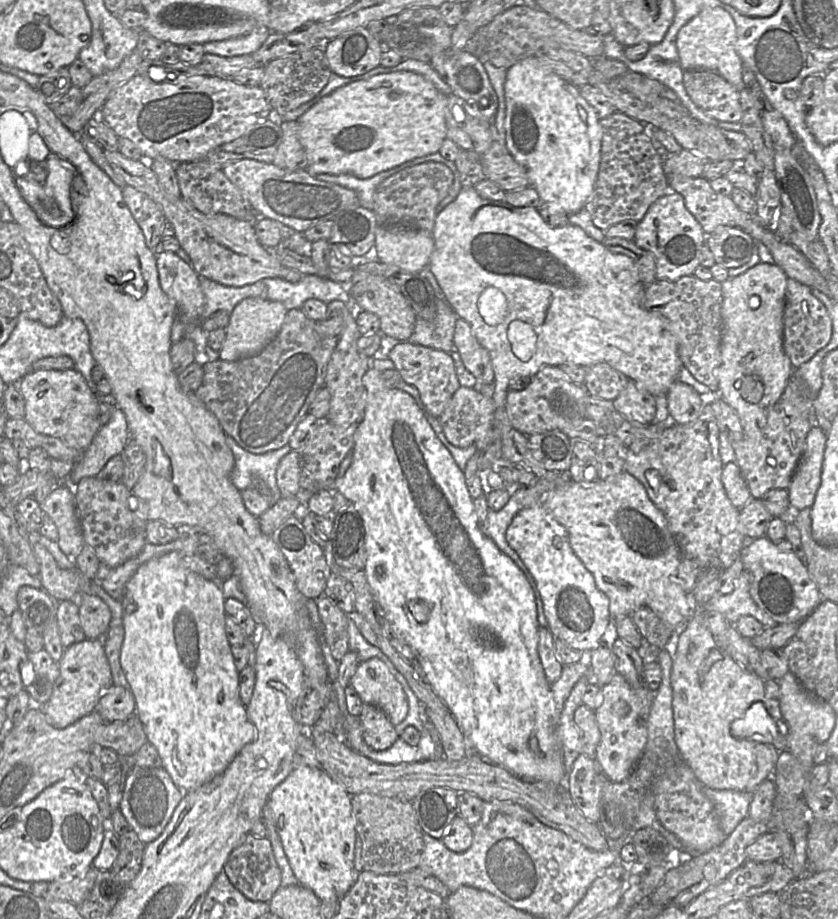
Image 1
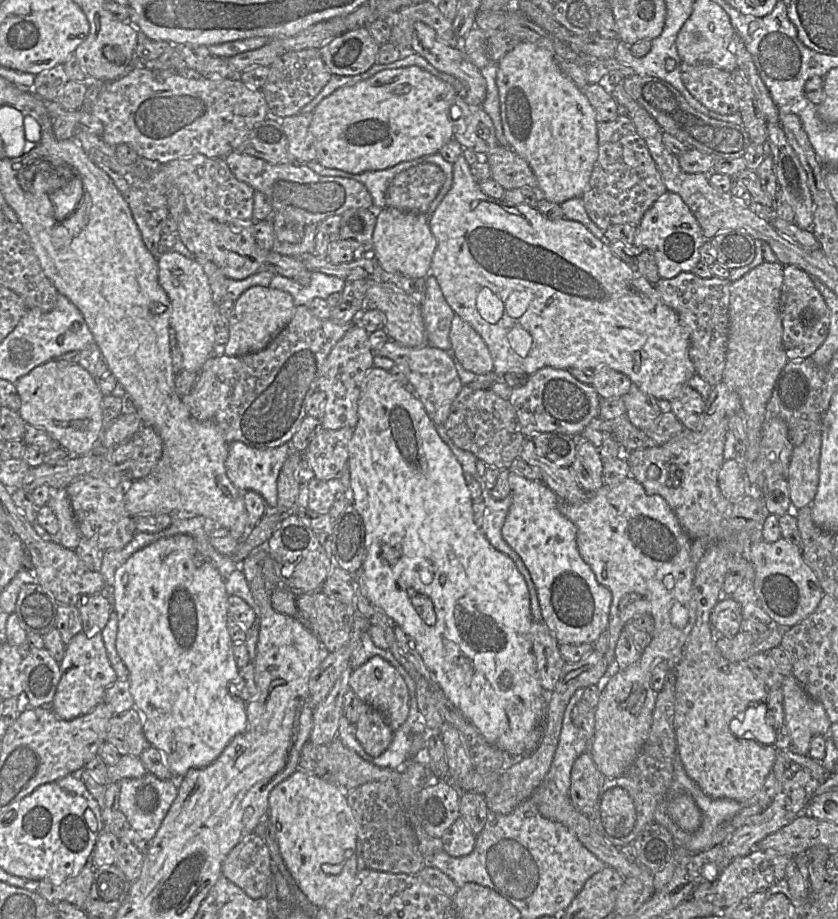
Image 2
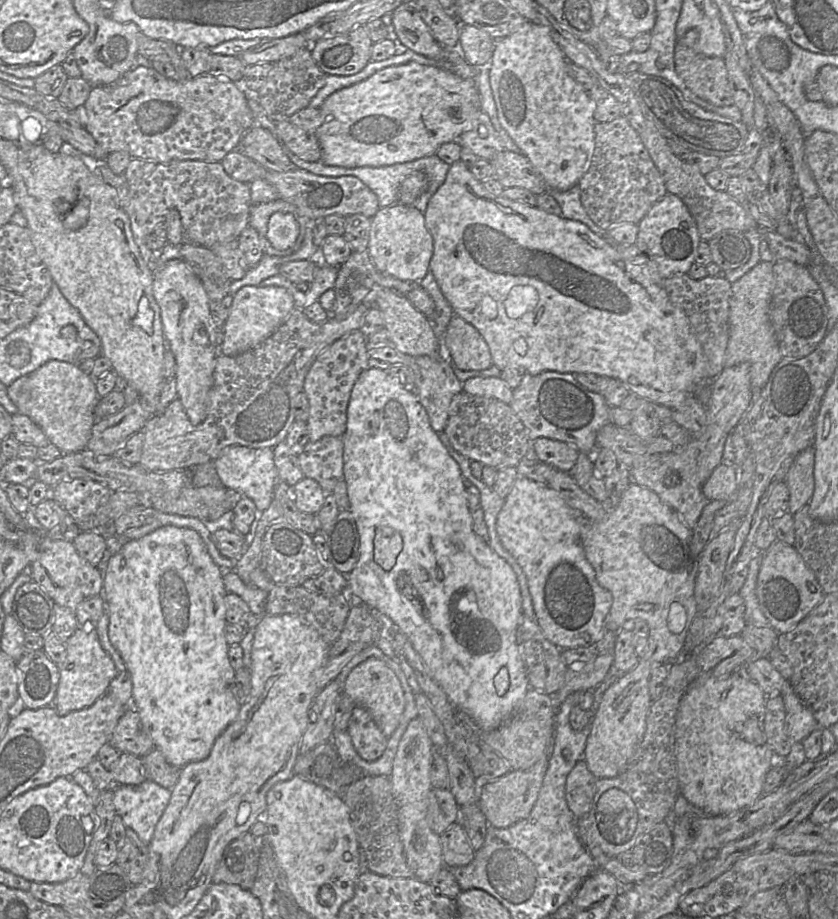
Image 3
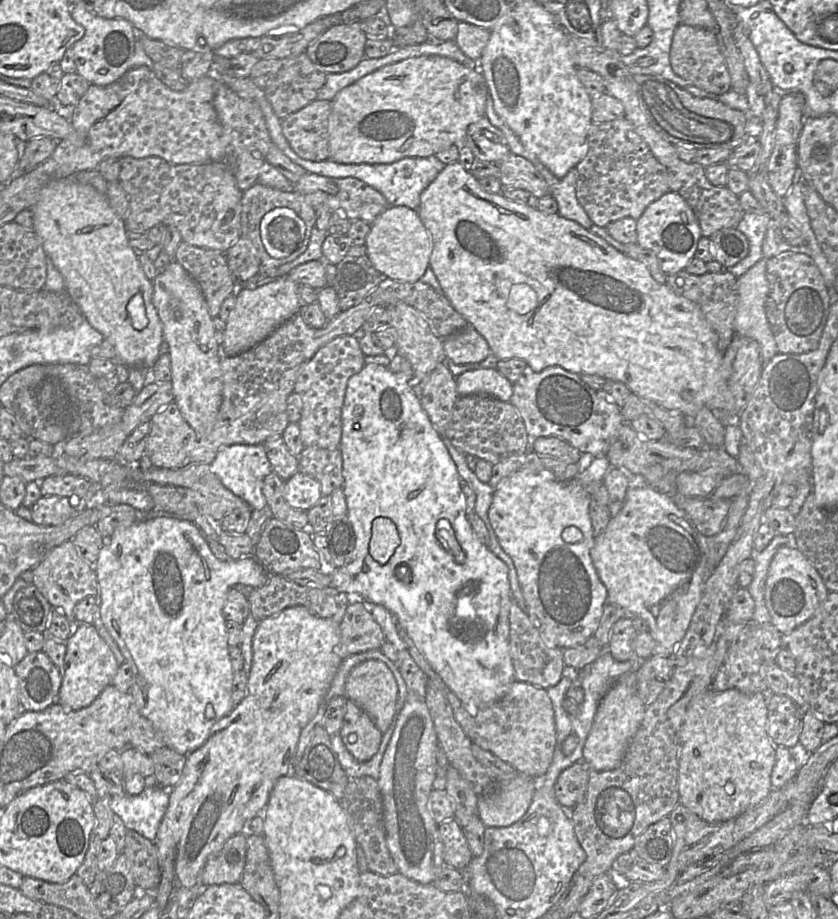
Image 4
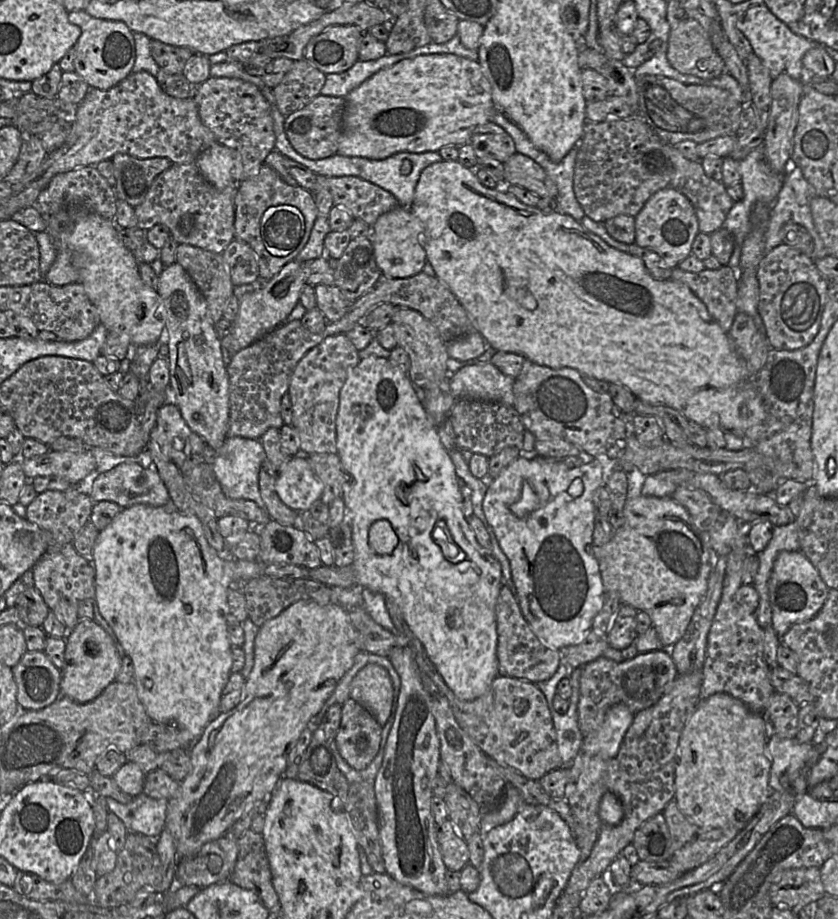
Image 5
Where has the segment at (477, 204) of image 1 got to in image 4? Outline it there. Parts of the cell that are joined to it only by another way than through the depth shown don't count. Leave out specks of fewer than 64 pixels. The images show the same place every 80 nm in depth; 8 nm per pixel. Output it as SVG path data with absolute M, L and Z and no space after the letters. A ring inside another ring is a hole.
M458 161L445 165L435 180L421 193L417 213L432 237L429 265L442 288L443 294L468 324L484 337L491 353L499 360L522 359L534 372L541 372L547 367L558 366L577 375L596 375L606 380L619 381L639 398L651 401L663 409L678 412L686 419L693 419L703 407L707 407L711 411L720 408L721 391L724 391L725 382L722 364L724 353L718 349L716 333L710 328L696 303L677 295L666 283L655 281L647 267L639 260L618 251L579 223L564 218L558 213L544 213L525 203L506 199L501 192L489 193L485 191L478 180ZM519 283L528 284L537 295L537 306L523 315L507 306L511 286Z

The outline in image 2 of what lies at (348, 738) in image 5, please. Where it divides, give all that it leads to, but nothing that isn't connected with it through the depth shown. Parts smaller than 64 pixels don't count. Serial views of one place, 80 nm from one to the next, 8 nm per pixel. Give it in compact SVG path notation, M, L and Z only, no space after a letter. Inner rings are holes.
M363 702L355 727L357 740L365 752L372 757L384 753L393 739L394 731L383 714Z

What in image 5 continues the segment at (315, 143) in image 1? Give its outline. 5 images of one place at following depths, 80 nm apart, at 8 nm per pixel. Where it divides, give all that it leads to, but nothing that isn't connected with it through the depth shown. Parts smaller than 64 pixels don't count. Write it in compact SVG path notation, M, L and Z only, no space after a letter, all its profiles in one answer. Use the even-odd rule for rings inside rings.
M423 54L379 70L345 97L337 153L348 157L385 159L398 152L438 152L445 146L469 143L474 129L492 119L496 106L491 86L478 60L455 54Z

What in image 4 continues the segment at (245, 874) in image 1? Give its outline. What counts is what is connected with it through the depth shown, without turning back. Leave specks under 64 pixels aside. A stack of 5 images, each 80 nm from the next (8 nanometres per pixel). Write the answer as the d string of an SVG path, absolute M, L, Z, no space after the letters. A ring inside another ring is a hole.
M234 835L218 853L209 857L202 871L204 886L240 882L246 861L246 840L246 835Z

